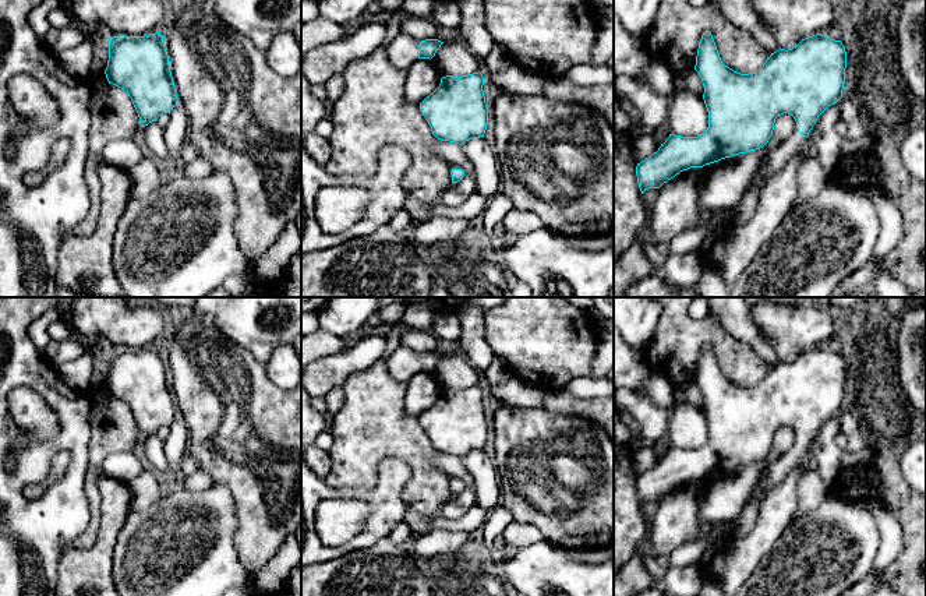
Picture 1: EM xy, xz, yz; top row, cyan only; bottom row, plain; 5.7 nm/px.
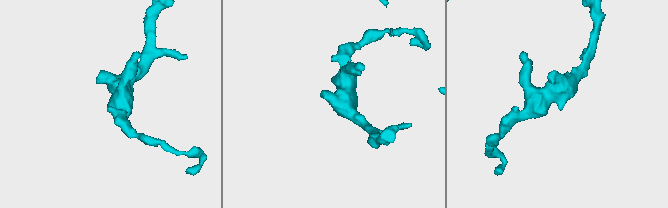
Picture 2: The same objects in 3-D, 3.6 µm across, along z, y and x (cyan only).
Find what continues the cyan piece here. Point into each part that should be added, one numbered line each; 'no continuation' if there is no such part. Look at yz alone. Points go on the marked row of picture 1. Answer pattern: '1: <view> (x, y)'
1: yz (748, 203)

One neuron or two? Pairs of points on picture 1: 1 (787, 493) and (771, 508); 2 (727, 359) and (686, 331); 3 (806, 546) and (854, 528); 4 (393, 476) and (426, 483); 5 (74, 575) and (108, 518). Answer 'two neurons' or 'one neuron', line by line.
1: one neuron
2: one neuron
3: one neuron
4: two neurons
5: one neuron

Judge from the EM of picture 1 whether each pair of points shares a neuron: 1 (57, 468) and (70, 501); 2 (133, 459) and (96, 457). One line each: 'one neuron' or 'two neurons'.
1: two neurons
2: two neurons

